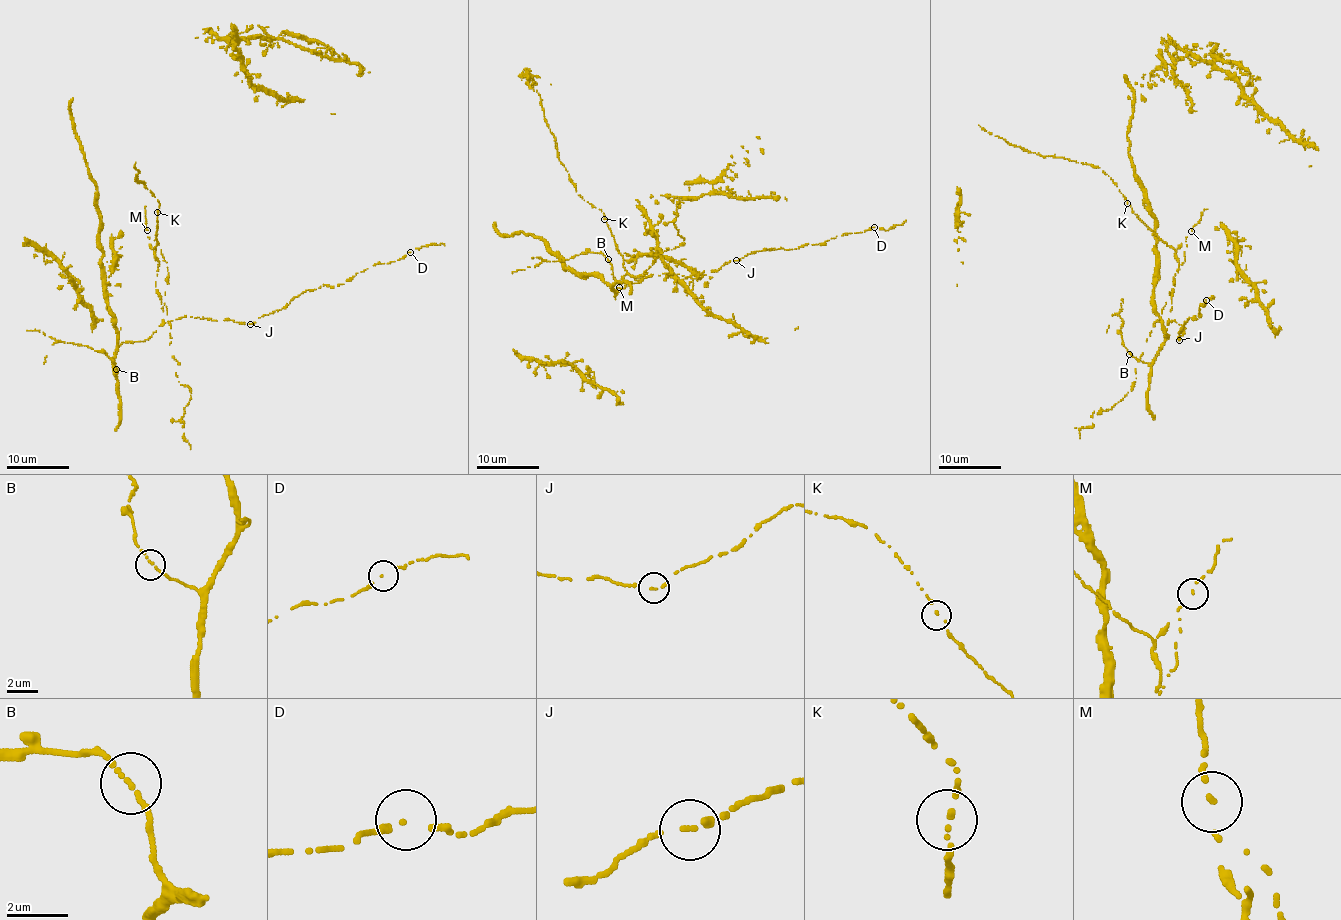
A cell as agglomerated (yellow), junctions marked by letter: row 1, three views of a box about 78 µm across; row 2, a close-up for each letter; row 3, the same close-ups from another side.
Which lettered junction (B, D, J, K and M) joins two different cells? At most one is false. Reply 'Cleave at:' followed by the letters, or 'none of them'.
Cleave at: M

